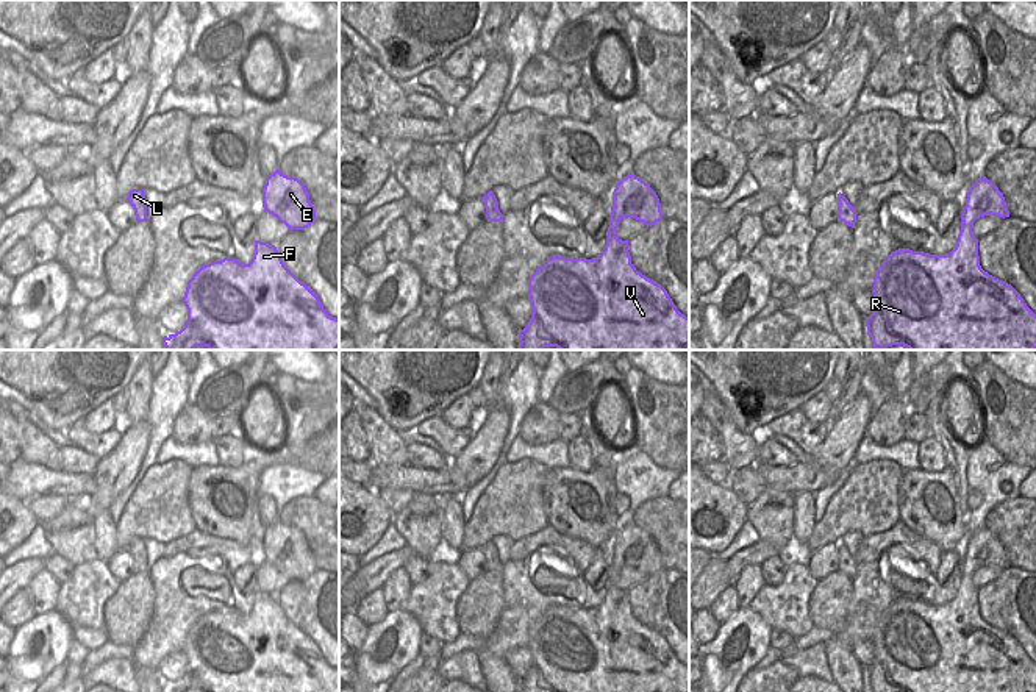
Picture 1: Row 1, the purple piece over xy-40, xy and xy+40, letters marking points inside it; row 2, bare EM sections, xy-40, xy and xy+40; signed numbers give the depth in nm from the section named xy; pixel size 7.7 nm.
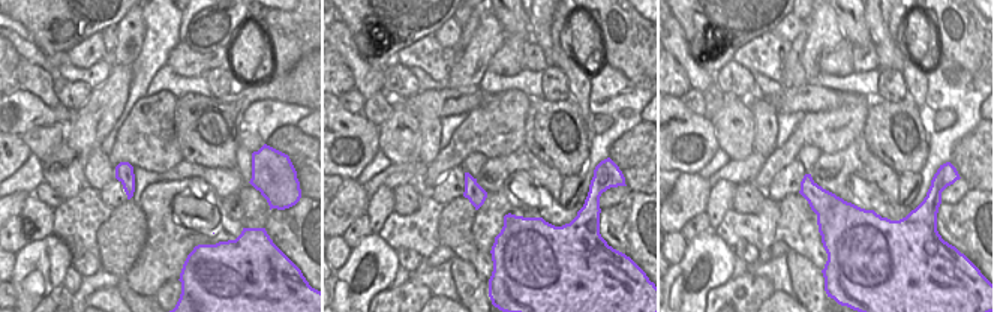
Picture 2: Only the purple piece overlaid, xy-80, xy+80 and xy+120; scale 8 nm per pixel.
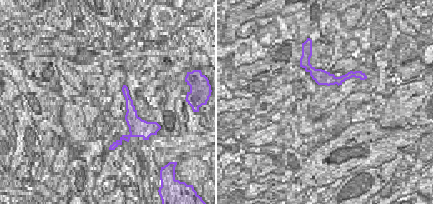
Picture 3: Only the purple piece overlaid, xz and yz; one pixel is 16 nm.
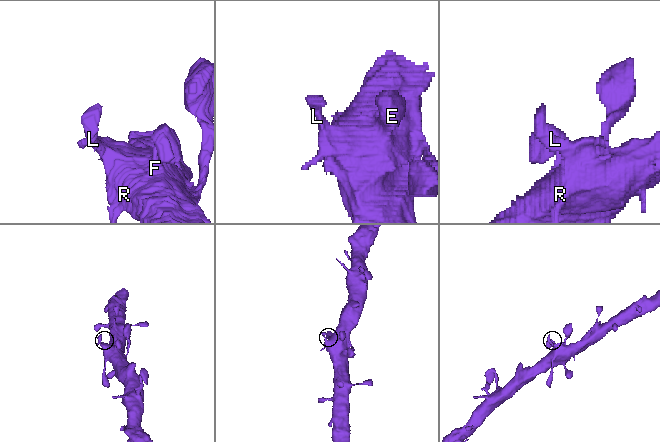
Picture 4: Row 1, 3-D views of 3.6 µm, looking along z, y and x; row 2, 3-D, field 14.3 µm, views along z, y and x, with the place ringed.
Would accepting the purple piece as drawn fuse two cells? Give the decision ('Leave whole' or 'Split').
Leave whole

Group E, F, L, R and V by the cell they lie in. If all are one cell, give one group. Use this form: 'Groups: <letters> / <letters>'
Groups: E F L R V

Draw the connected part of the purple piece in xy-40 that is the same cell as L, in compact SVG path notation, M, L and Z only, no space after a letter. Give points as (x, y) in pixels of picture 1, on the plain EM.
M131 539L127 550L134 559L136 572L148 572L147 550L142 539Z

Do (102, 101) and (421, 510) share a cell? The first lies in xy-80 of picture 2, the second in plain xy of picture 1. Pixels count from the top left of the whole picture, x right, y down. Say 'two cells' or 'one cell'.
two cells

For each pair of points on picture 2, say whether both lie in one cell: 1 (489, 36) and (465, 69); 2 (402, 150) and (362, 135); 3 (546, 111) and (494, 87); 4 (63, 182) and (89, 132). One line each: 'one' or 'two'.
1: one
2: two
3: two
4: two

